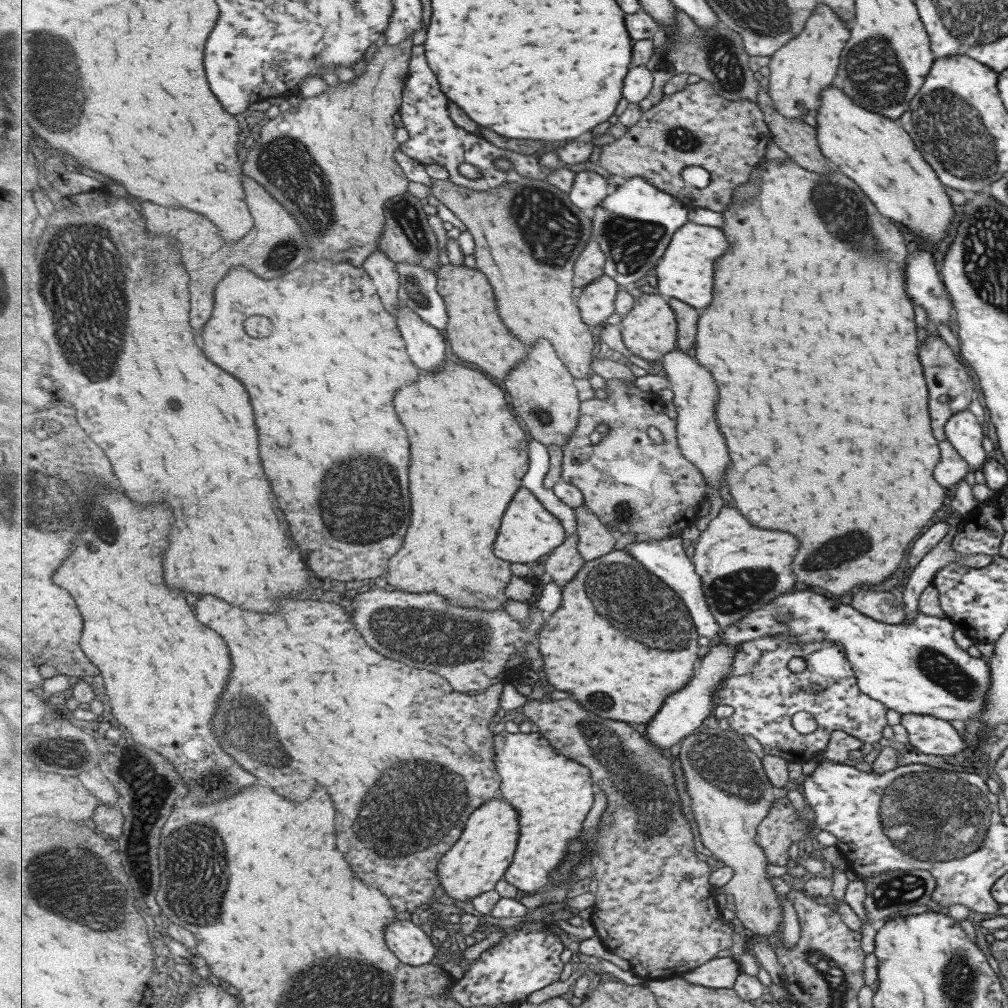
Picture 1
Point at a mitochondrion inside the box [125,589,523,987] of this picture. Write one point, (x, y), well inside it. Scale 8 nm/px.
(411, 785)

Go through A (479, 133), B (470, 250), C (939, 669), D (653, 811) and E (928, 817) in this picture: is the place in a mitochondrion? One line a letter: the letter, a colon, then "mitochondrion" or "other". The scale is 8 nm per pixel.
A: other
B: other
C: mitochondrion
D: mitochondrion
E: mitochondrion

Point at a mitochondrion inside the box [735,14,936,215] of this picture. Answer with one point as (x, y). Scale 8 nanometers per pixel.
(873, 72)

